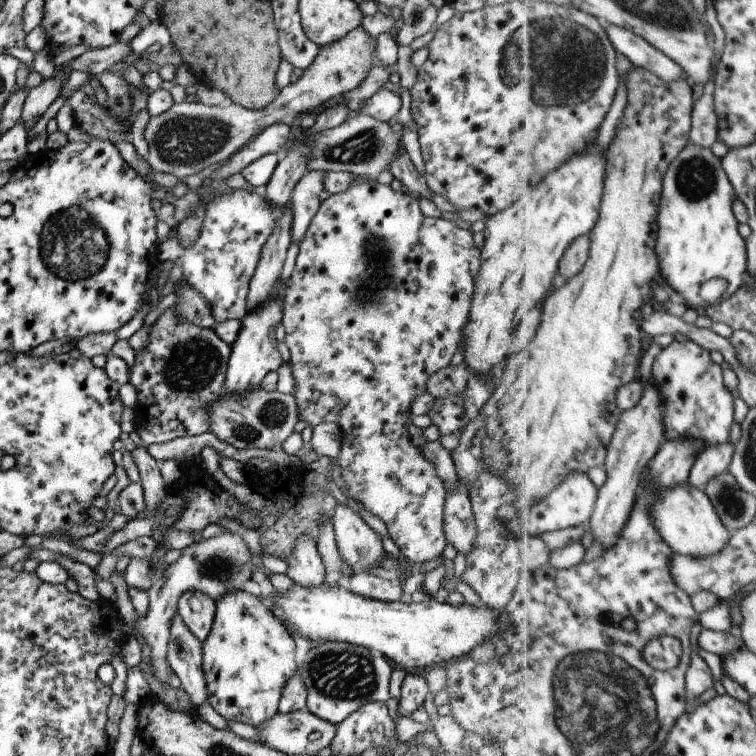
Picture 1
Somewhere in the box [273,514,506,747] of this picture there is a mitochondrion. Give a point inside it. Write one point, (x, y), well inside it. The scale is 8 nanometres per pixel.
(340, 675)

